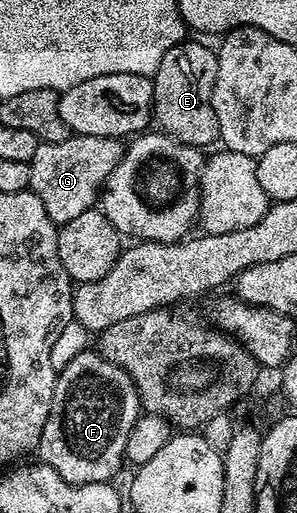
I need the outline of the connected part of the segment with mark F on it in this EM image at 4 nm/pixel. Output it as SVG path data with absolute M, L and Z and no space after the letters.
M85 350L78 354L78 358L59 369L50 406L50 418L46 418L46 426L42 430L39 459L58 470L58 474L62 474L62 478L66 478L66 482L71 484L109 483L112 476L125 467L126 438L130 438L130 430L140 415L140 395L130 373L101 356L99 351Z

